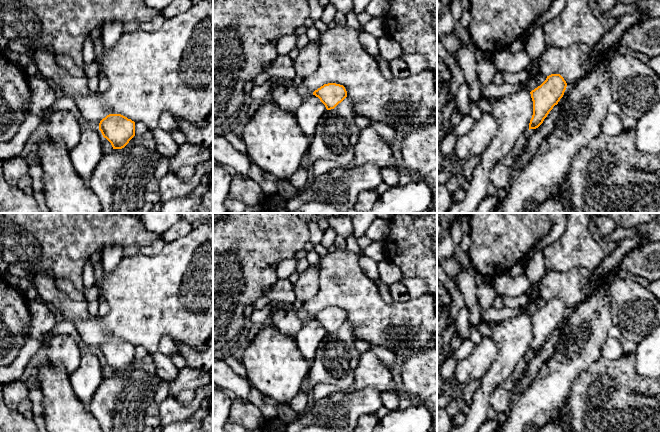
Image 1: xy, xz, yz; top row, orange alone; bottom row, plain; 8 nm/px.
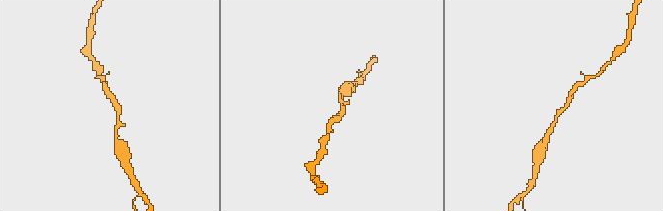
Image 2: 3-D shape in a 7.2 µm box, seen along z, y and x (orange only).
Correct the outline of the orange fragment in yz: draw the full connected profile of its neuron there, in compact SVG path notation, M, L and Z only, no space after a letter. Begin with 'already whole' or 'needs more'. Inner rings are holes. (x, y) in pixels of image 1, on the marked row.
already whole; M551 74L537 88L530 92L533 101L533 115L529 130L538 128L549 112L558 104L566 90L567 83L560 74Z

